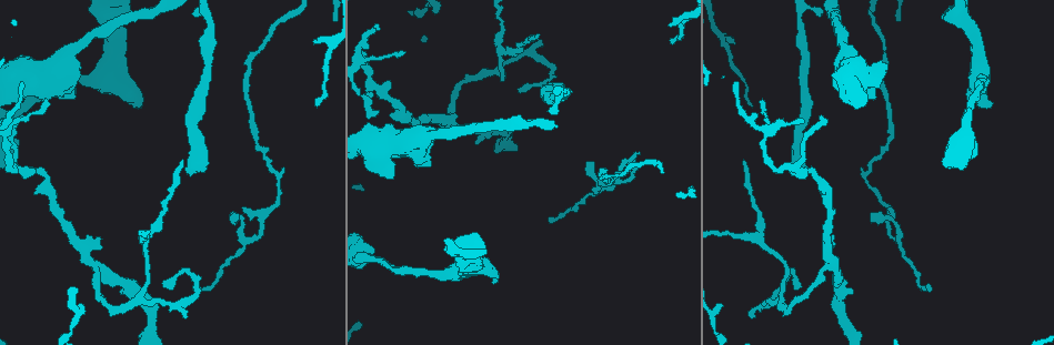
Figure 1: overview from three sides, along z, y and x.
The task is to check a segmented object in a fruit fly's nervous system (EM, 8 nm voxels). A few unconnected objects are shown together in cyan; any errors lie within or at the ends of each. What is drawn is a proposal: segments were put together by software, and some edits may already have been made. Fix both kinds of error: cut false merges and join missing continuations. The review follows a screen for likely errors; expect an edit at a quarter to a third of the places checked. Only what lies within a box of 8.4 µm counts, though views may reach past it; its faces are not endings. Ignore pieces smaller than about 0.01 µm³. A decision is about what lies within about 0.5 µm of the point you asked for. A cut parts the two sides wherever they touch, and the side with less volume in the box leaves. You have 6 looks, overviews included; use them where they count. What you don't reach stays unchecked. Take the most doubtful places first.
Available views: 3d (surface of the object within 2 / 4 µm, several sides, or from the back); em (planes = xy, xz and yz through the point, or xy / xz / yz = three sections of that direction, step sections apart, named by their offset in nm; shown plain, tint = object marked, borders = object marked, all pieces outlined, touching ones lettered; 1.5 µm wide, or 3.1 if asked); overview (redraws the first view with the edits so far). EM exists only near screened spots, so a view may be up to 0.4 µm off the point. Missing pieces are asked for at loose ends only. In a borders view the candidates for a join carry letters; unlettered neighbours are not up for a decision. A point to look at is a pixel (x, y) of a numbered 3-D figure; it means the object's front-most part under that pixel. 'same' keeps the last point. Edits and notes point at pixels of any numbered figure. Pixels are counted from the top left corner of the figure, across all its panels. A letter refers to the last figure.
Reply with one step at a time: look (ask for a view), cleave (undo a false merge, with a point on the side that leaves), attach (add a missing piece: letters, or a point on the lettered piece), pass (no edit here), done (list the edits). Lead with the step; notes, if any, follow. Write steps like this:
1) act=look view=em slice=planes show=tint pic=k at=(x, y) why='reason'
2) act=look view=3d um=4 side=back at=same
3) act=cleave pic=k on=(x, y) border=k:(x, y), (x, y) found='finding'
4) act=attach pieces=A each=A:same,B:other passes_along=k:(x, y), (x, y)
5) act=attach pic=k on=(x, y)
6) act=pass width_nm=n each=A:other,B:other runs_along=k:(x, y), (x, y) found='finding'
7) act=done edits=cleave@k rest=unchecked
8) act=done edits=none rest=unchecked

act=look view=3d um=2 side=back pic=1 at=(190, 173)

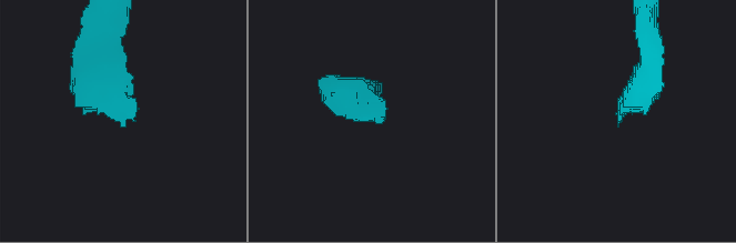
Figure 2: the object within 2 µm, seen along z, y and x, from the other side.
act=look view=em slice=planes show=borders pic=2 at=(374, 119) why='need the tissue'

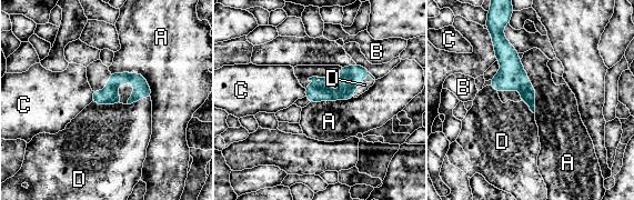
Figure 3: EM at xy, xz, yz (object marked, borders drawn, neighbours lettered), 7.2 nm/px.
act=attach pieces=D longest_contact=A:400nm each=A:other,B:other,C:other,D:same found='the neuron continues'

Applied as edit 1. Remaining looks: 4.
act=look view=3d um=4 pic=1 at=(141, 108)

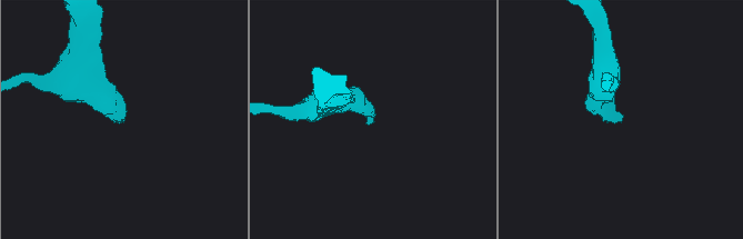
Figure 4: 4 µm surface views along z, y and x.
act=look view=em slice=planes show=plain pic=4 at=(371, 123) why='shape alone is not enough'

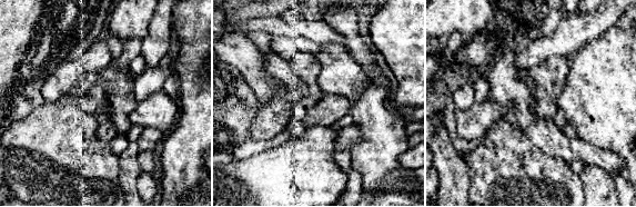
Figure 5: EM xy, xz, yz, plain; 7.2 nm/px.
act=look view=em slice=planes show=borders at=same

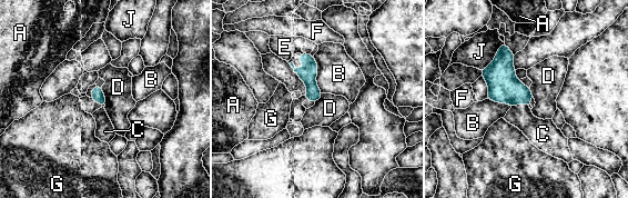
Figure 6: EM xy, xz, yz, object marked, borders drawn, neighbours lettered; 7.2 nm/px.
act=attach pieces=C longest_contact=B:280nm each=A:other,B:other,C:same,D:other,E:other,F:other,G:other,J:other found='it goes on there'

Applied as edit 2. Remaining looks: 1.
act=done edits=attach@3,attach@6 rest=unchecked

